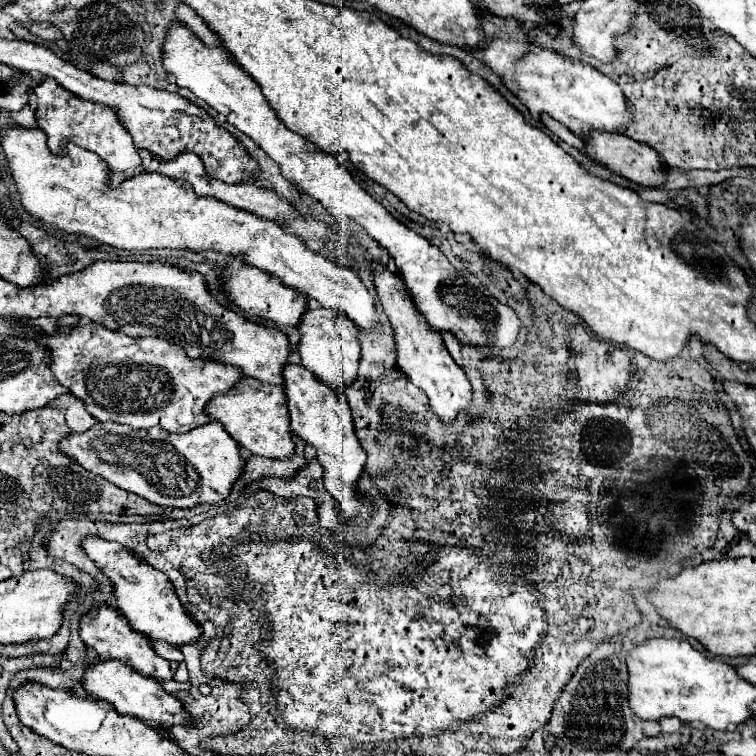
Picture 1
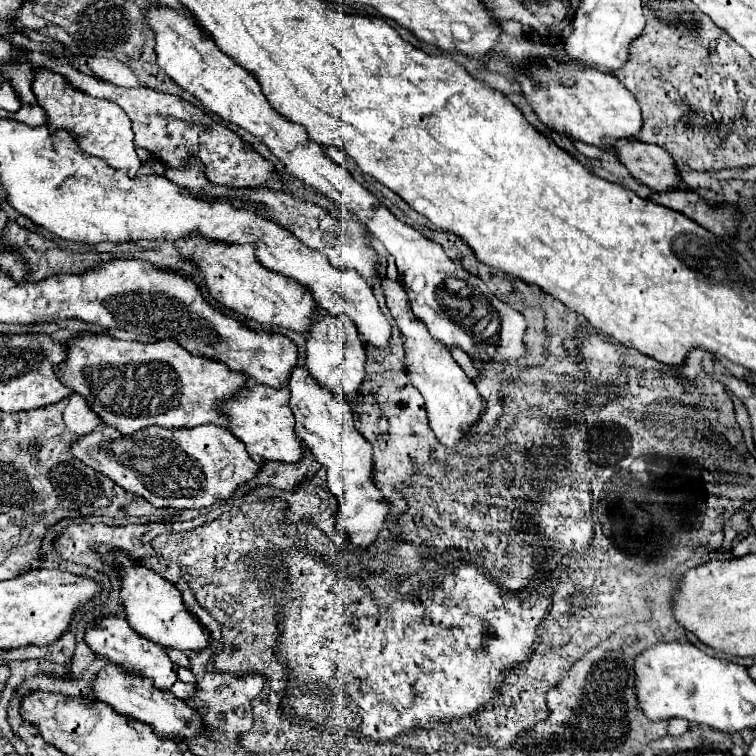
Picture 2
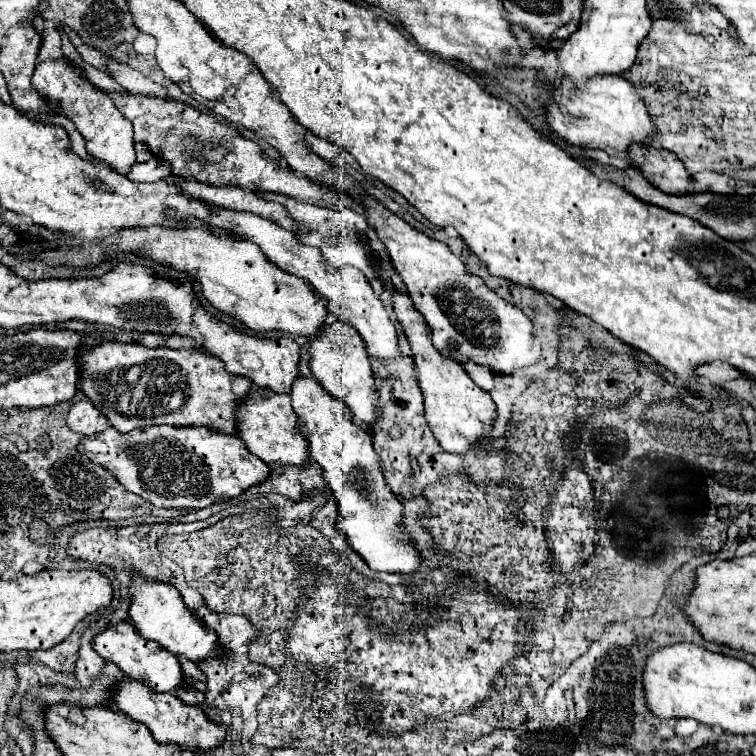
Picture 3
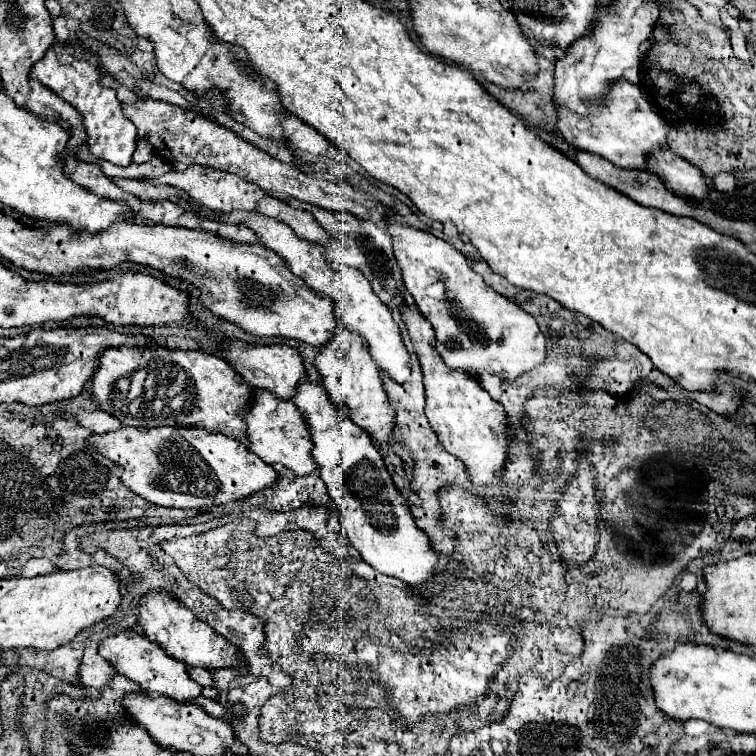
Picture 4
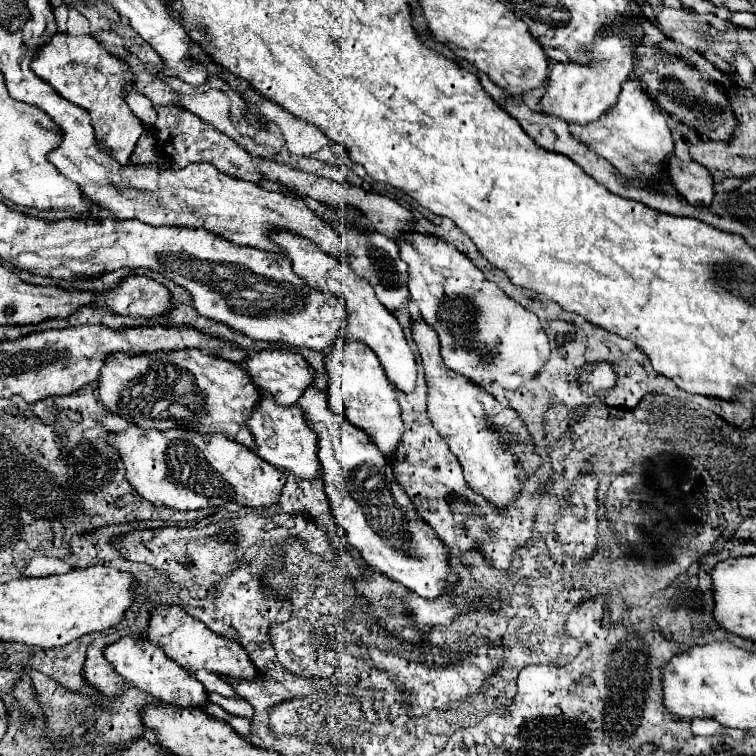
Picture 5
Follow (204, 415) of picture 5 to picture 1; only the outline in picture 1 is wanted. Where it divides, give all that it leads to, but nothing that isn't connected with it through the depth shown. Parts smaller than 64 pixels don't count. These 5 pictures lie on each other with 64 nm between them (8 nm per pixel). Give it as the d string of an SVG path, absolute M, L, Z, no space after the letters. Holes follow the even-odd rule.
M82 322L78 326L72 326L68 332L34 332L34 340L50 350L50 370L54 372L56 380L84 402L90 416L94 416L98 422L112 420L126 424L132 430L148 430L152 426L160 426L164 432L190 432L192 428L210 422L210 418L204 416L204 406L208 404L208 400L220 392L228 392L242 378L242 372L238 368L202 358L192 360L184 354L184 350L180 350L180 346L162 338L130 338L122 332L104 328L102 324L94 322Z

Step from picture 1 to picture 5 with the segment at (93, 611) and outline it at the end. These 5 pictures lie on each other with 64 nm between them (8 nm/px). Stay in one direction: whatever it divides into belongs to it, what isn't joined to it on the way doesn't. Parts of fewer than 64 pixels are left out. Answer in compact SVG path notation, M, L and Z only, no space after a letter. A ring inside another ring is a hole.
M140 634L122 636L118 642L110 644L104 650L104 658L110 660L110 664L116 668L116 672L126 682L130 682L136 688L152 694L154 698L158 698L164 704L174 704L180 708L190 708L190 706L204 708L204 704L208 702L206 688L192 674L184 672L184 668L180 668L174 660L164 656L162 648L150 644L146 636L140 636Z

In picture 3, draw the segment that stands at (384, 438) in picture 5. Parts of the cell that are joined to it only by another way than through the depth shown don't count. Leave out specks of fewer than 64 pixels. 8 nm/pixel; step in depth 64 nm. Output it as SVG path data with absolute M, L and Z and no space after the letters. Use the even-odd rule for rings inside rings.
M334 320L332 324L330 322L324 322L322 330L318 336L310 338L310 370L312 370L312 376L332 394L340 400L340 392L350 392L346 396L346 404L348 408L352 410L354 414L354 420L360 420L364 422L366 426L372 424L376 420L376 388L374 388L374 380L372 380L372 370L370 370L370 358L366 354L366 348L364 348L364 340L360 338L360 334L356 332L356 328L352 328L350 324L344 324L344 320Z

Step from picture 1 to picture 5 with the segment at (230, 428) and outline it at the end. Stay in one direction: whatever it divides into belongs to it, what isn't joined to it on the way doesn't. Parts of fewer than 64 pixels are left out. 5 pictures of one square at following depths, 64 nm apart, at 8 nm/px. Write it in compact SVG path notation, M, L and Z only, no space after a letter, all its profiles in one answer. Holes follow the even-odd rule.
M262 392L246 426L250 428L250 432L254 436L256 454L262 460L270 462L276 468L286 468L306 480L320 476L320 462L316 456L318 440L316 440L312 428L308 426L304 412L298 406L280 406L268 392Z

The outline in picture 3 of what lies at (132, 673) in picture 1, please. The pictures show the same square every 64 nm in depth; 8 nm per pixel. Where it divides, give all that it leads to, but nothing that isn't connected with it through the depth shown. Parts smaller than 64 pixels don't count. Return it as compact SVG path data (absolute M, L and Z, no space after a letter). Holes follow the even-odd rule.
M124 678L122 682L118 682L112 688L110 700L116 704L116 708L120 712L124 712L126 716L130 716L132 720L146 724L150 728L154 740L158 740L162 744L170 744L172 742L172 744L178 744L182 748L190 748L190 750L200 752L200 750L216 748L220 744L220 740L226 738L226 728L220 726L220 724L214 724L212 720L208 720L198 706L184 704L172 692L170 694L166 694L166 692L164 694L152 692L140 680Z

